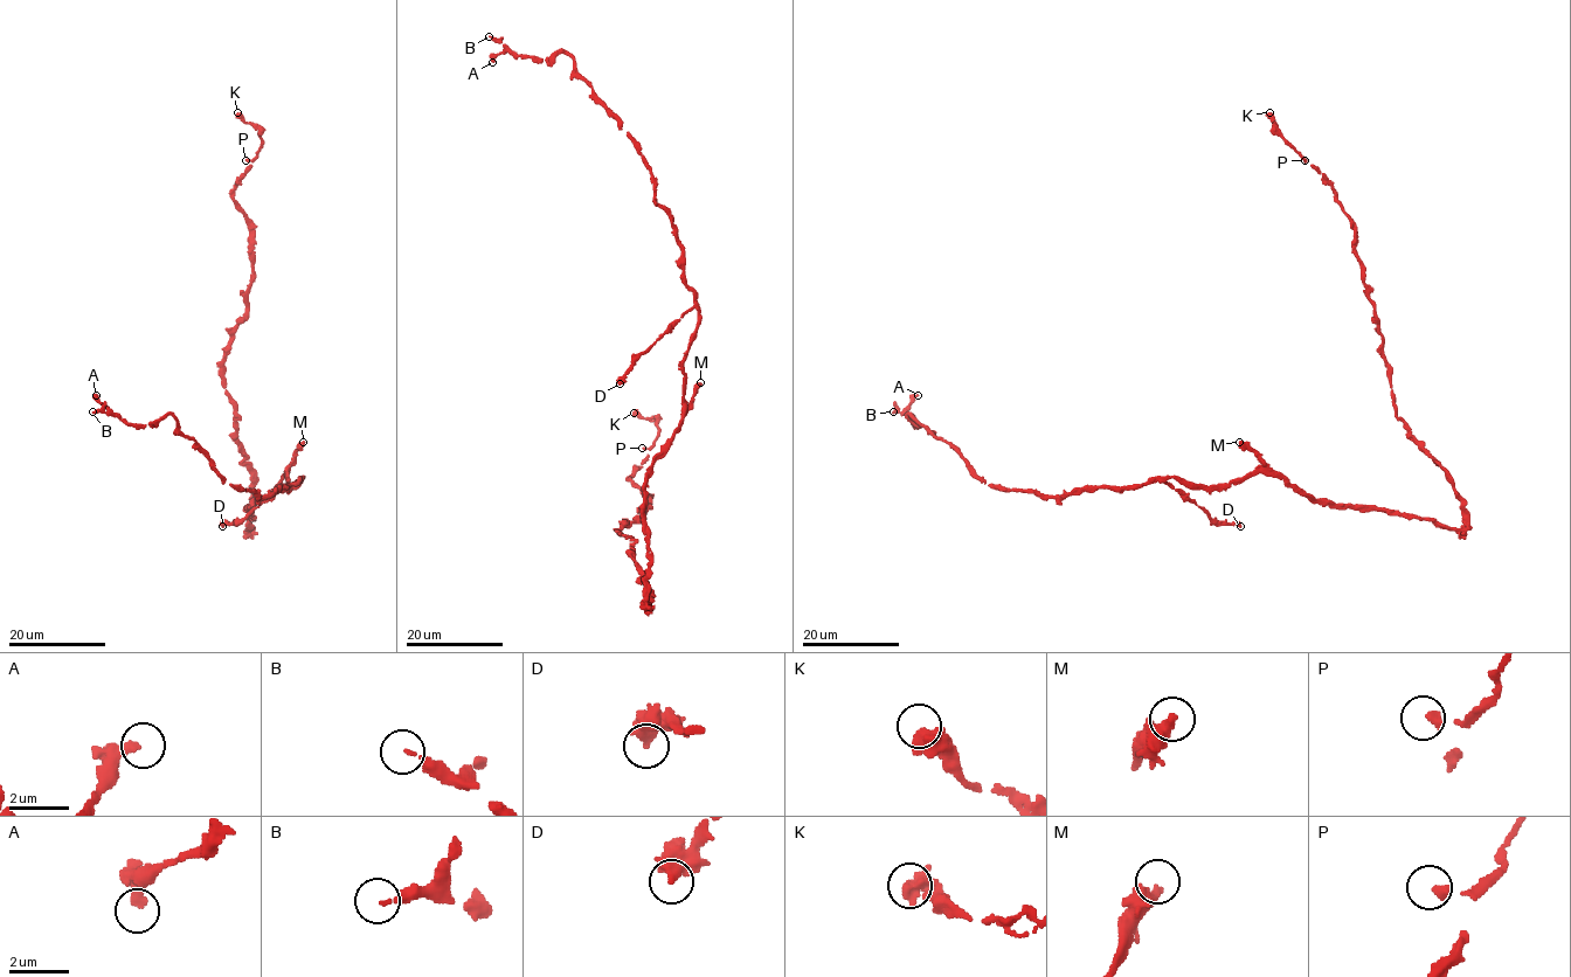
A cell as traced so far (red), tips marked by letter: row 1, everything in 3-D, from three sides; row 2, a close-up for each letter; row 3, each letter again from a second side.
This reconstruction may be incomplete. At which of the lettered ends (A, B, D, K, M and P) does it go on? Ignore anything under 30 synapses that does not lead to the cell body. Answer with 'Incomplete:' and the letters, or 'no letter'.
Incomplete: no letter

